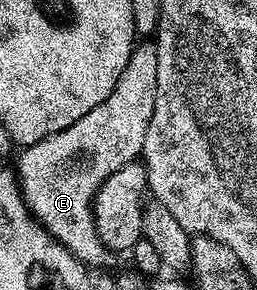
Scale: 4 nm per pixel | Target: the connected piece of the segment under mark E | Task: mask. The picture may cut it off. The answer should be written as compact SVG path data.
M139 43L130 53L120 82L112 86L112 94L100 106L88 110L80 122L19 151L22 153L16 163L18 187L22 189L30 215L48 230L53 240L61 242L80 263L91 269L102 268L112 259L110 249L100 242L94 225L94 195L116 170L141 157L148 122L152 122L156 106L157 69L157 43Z

